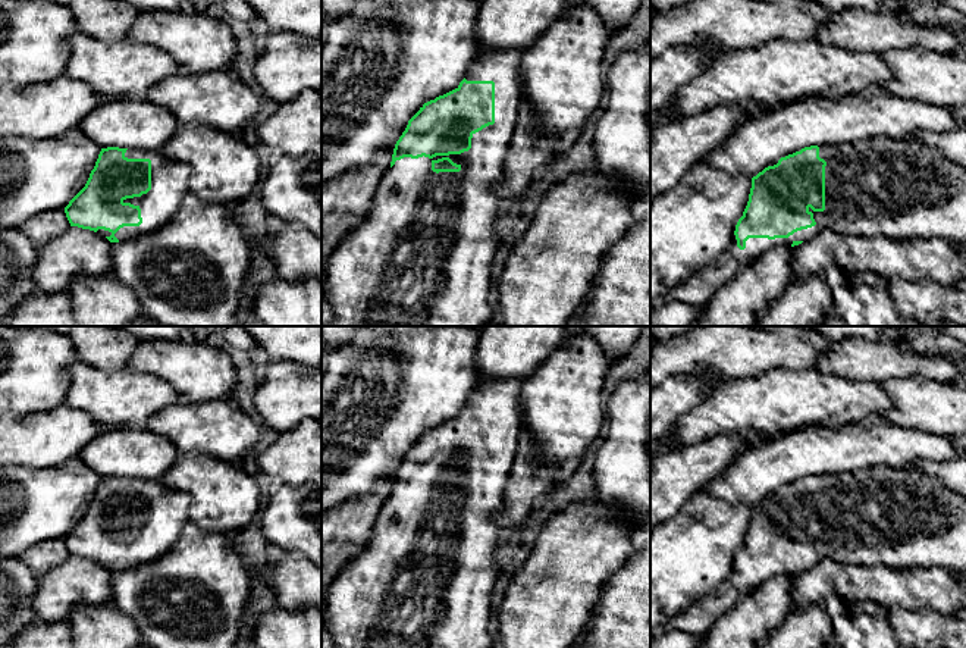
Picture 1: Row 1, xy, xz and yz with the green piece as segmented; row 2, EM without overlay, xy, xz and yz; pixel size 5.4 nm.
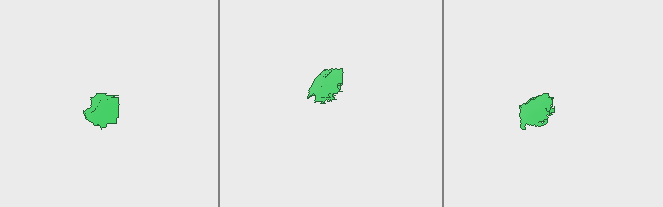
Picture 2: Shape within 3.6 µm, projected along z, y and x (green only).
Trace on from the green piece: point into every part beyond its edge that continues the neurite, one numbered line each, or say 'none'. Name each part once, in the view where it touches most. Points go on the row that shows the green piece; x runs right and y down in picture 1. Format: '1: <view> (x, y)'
1: xz (423, 253)

